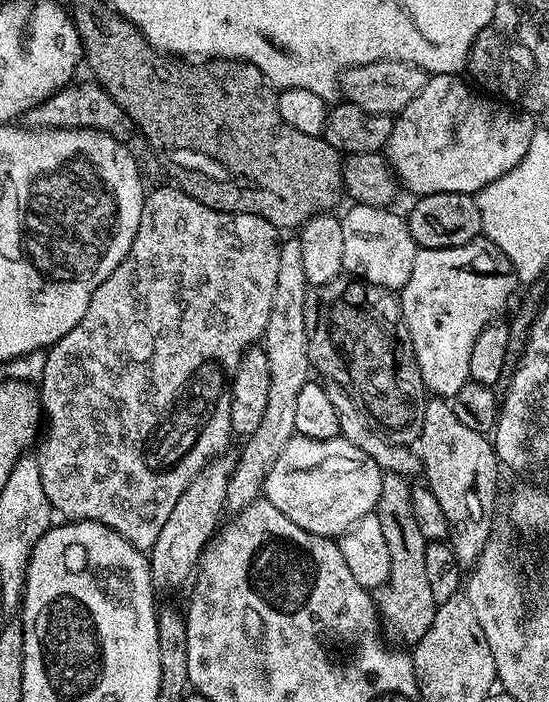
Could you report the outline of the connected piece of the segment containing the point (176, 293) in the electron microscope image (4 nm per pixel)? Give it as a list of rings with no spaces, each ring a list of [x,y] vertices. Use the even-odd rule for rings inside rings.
[[[178,186],[171,187],[156,188],[153,192],[151,189],[145,195],[142,222],[138,222],[138,234],[134,234],[134,242],[130,242],[126,258],[122,258],[110,278],[106,278],[106,282],[102,282],[102,286],[94,290],[90,306],[86,306],[86,314],[82,314],[82,322],[78,322],[78,326],[74,326],[70,334],[66,334],[57,344],[47,349],[46,370],[38,382],[40,406],[46,427],[35,445],[34,455],[38,462],[38,478],[42,478],[42,490],[46,492],[53,513],[60,515],[61,512],[64,515],[61,517],[68,522],[98,522],[122,534],[126,542],[141,550],[151,550],[154,542],[158,542],[158,534],[162,534],[162,526],[166,526],[166,518],[170,518],[170,510],[174,510],[186,486],[194,482],[197,474],[210,461],[229,451],[228,443],[234,440],[230,422],[232,376],[238,370],[238,362],[242,362],[242,354],[253,347],[266,330],[277,285],[281,245],[281,241],[276,240],[277,228],[266,222],[266,218],[241,212],[219,212],[198,202]]]

